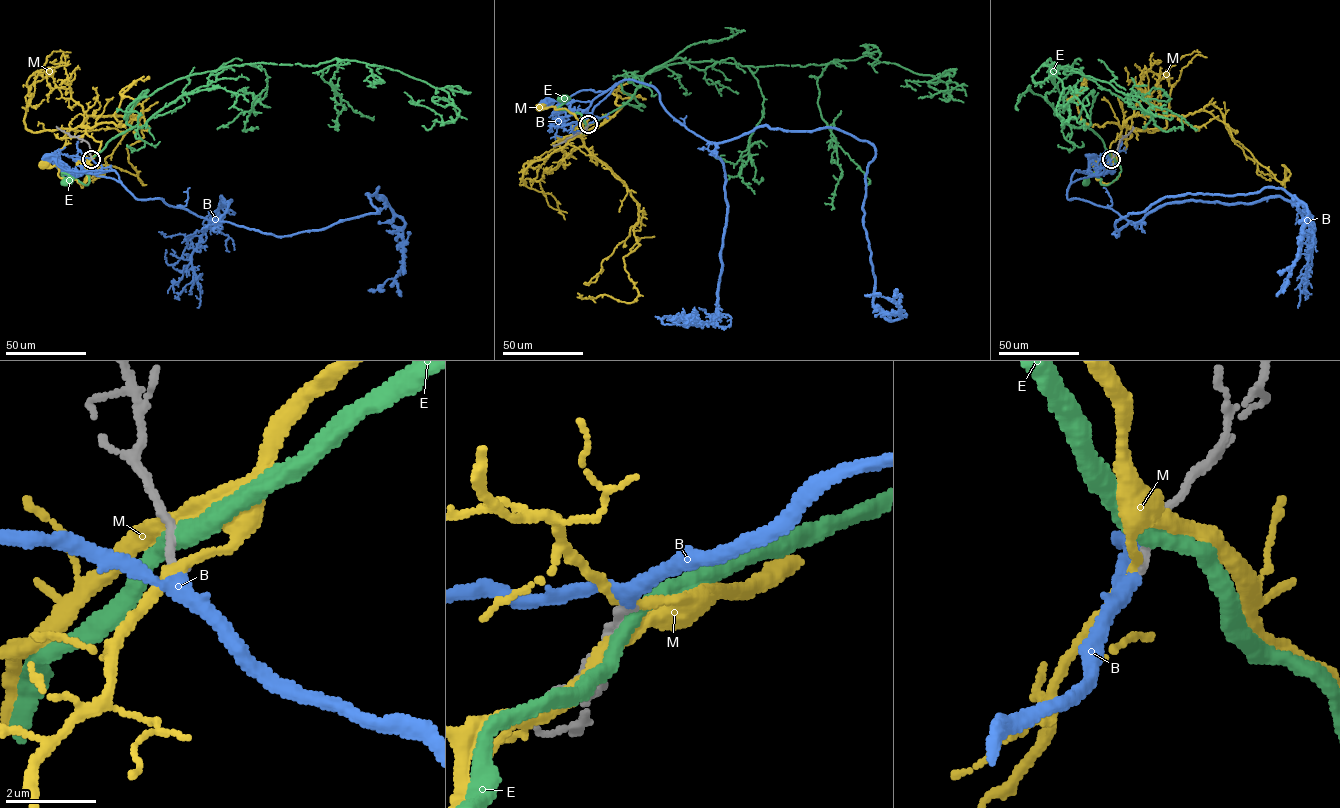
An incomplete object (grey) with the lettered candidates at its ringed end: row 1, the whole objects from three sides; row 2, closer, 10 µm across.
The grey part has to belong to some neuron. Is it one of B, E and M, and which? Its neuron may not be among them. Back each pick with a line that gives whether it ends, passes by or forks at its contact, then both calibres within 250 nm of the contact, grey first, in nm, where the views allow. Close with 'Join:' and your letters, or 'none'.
B: it passes by; 200 nm thick on the grey side, 320 nm on the other
Join: B

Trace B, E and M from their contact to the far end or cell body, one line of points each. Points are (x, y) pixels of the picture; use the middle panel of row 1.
B: (588, 124), (598, 118), (592, 113), (593, 109), (616, 84), (606, 90), (581, 90), (543, 106)
E: (588, 125), (582, 133), (585, 123), (583, 117), (559, 109), (565, 102), (562, 98)
M: (588, 124), (581, 133), (583, 126), (572, 113), (553, 106), (539, 107)

